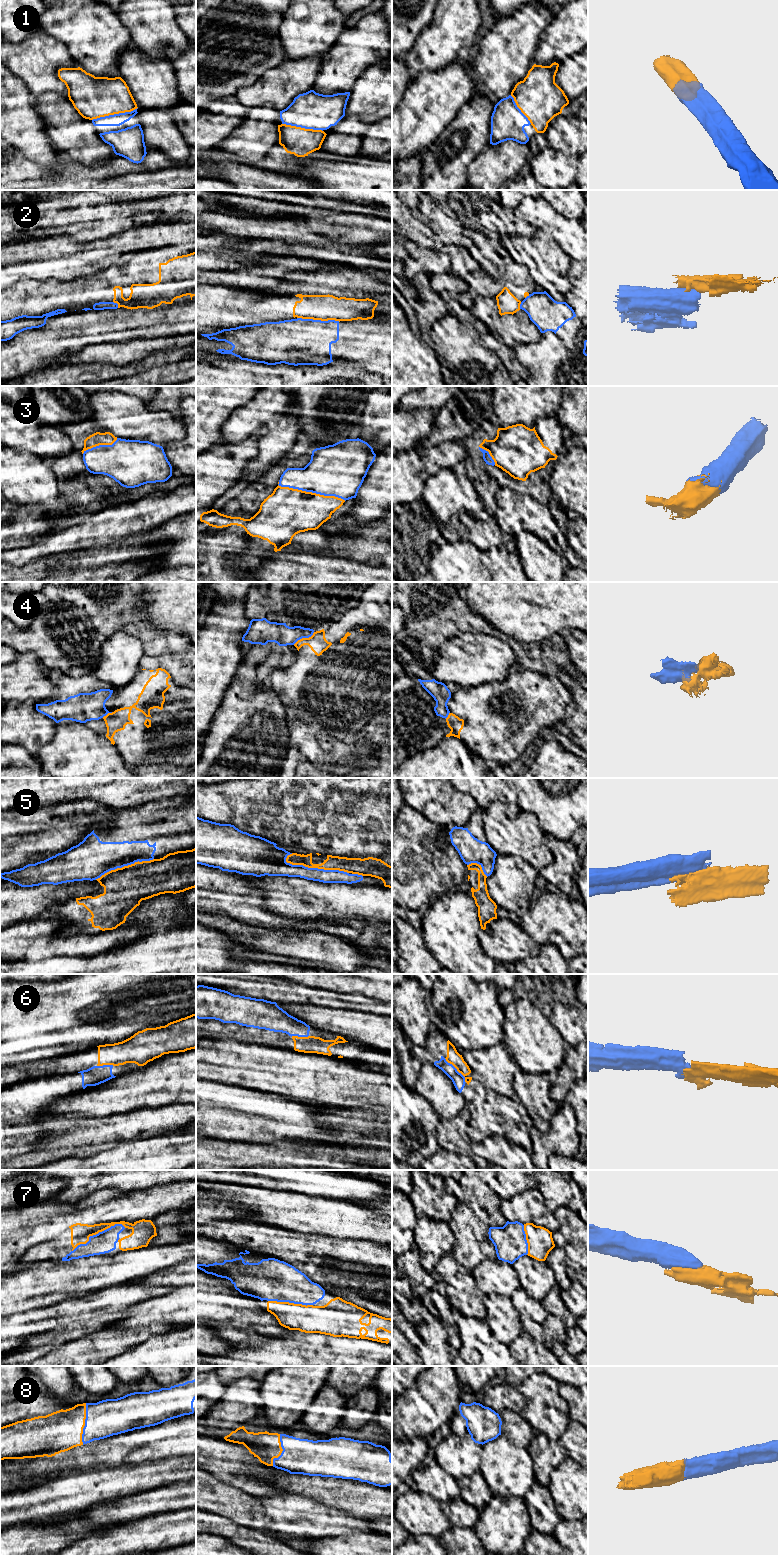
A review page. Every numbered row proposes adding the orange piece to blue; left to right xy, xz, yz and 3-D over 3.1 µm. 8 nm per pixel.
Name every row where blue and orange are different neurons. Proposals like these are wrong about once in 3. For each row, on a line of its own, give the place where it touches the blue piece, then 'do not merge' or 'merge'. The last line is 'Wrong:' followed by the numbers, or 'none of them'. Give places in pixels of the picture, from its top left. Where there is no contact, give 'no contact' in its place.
1: xy (114, 114) | merge
2: xz (318, 320) | do not merge
3: xz (311, 491) | merge
4: xz (303, 637) | do not merge
5: xz (316, 868) | do not merge
6: yz (456, 1070) | merge
7: xy (98, 1233) | merge
8: xy (85, 1424) | merge
Wrong: 2, 4, 5

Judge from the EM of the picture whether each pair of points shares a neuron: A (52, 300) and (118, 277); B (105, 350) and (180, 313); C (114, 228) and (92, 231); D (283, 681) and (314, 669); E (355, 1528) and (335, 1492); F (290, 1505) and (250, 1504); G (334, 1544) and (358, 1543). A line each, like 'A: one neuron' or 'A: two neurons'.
A: one neuron
B: two neurons
C: one neuron
D: one neuron
E: two neurons
F: one neuron
G: one neuron

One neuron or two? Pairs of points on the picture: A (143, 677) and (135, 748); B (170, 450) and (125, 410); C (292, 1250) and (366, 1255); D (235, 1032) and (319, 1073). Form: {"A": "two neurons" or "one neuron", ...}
{"A": "one neuron", "B": "two neurons", "C": "one neuron", "D": "two neurons"}

